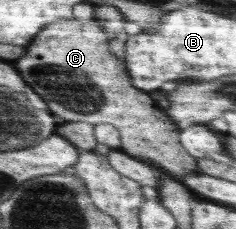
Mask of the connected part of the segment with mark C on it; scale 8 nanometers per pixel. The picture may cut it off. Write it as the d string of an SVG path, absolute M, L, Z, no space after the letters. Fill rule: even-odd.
M70 19L46 25L46 29L42 29L26 47L26 55L16 61L16 69L26 85L30 85L32 91L46 101L54 117L64 119L61 122L112 123L118 131L122 131L120 150L125 154L143 162L150 161L148 165L164 170L179 182L189 173L198 173L195 158L184 146L180 147L179 127L164 115L154 99L132 87L126 67L108 51L108 37L96 23ZM144 133L160 141L144 141Z

